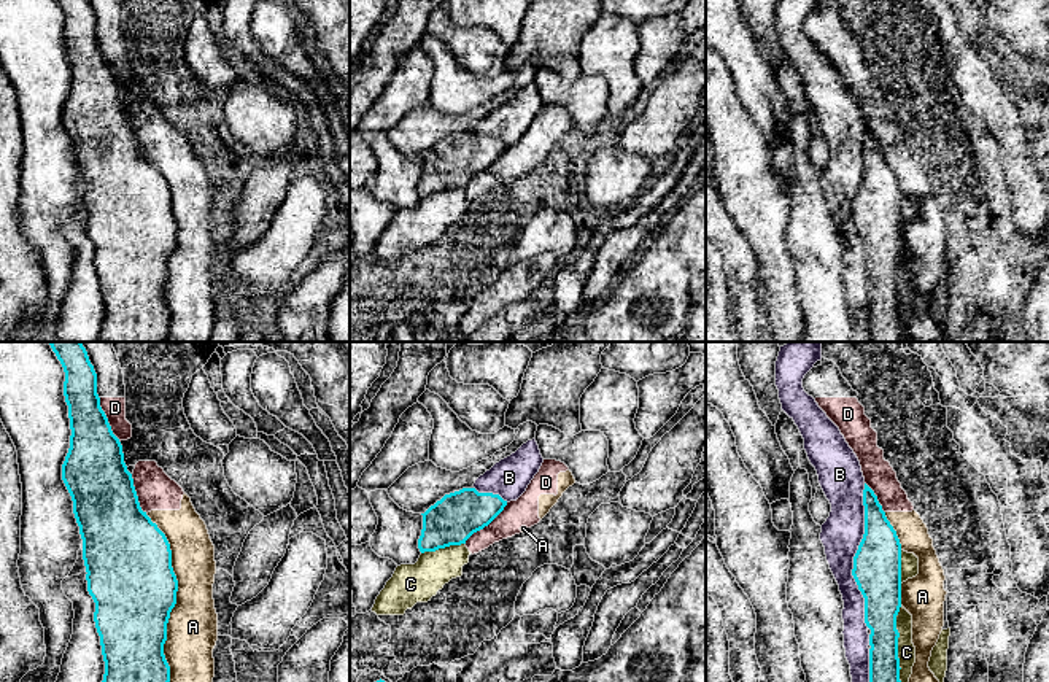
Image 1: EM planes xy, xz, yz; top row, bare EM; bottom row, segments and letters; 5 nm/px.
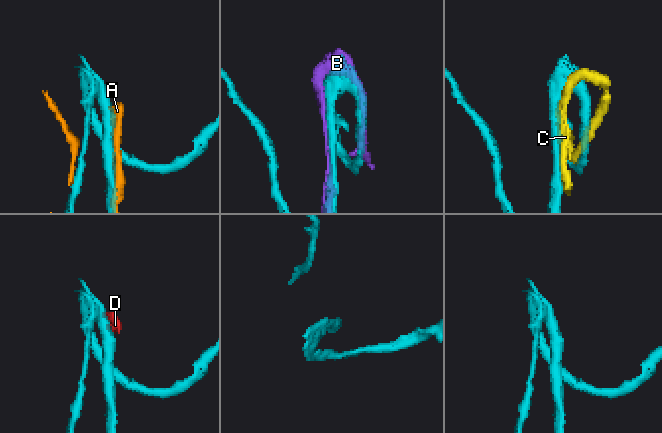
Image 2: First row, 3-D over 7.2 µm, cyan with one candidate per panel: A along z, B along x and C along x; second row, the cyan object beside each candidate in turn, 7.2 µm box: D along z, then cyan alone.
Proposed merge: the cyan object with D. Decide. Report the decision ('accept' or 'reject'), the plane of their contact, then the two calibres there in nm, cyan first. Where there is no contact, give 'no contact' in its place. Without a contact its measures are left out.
reject; contact in xz; calibres 240 and 140 nm

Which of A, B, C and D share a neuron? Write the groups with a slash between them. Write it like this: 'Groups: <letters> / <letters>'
Groups: A D / B / C

